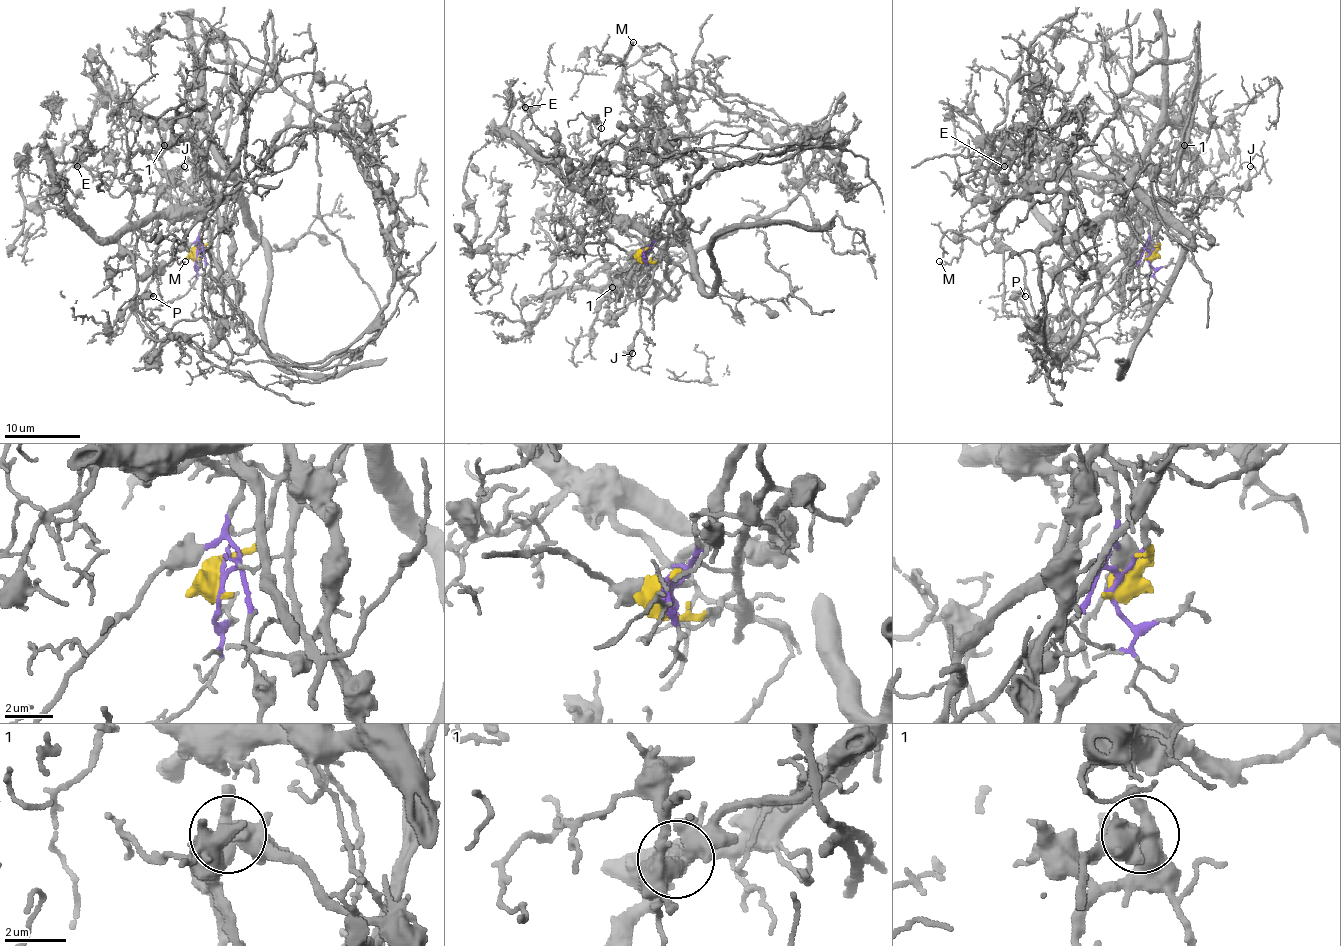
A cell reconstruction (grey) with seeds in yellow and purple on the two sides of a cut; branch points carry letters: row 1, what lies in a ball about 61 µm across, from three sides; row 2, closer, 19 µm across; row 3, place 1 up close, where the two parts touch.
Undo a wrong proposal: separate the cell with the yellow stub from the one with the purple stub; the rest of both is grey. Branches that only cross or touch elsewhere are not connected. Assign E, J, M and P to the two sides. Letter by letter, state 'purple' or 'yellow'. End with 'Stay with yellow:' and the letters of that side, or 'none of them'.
E: purple
J: purple
M: purple
P: yellow
Stay with yellow: P

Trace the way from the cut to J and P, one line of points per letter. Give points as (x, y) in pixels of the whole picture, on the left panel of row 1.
J: (196, 254), (188, 215), (215, 209), (235, 171), (196, 124), (171, 122), (160, 160), (192, 196), (184, 166)
P: (196, 256), (218, 215), (245, 352), (222, 360), (152, 322), (143, 298), (152, 296)

